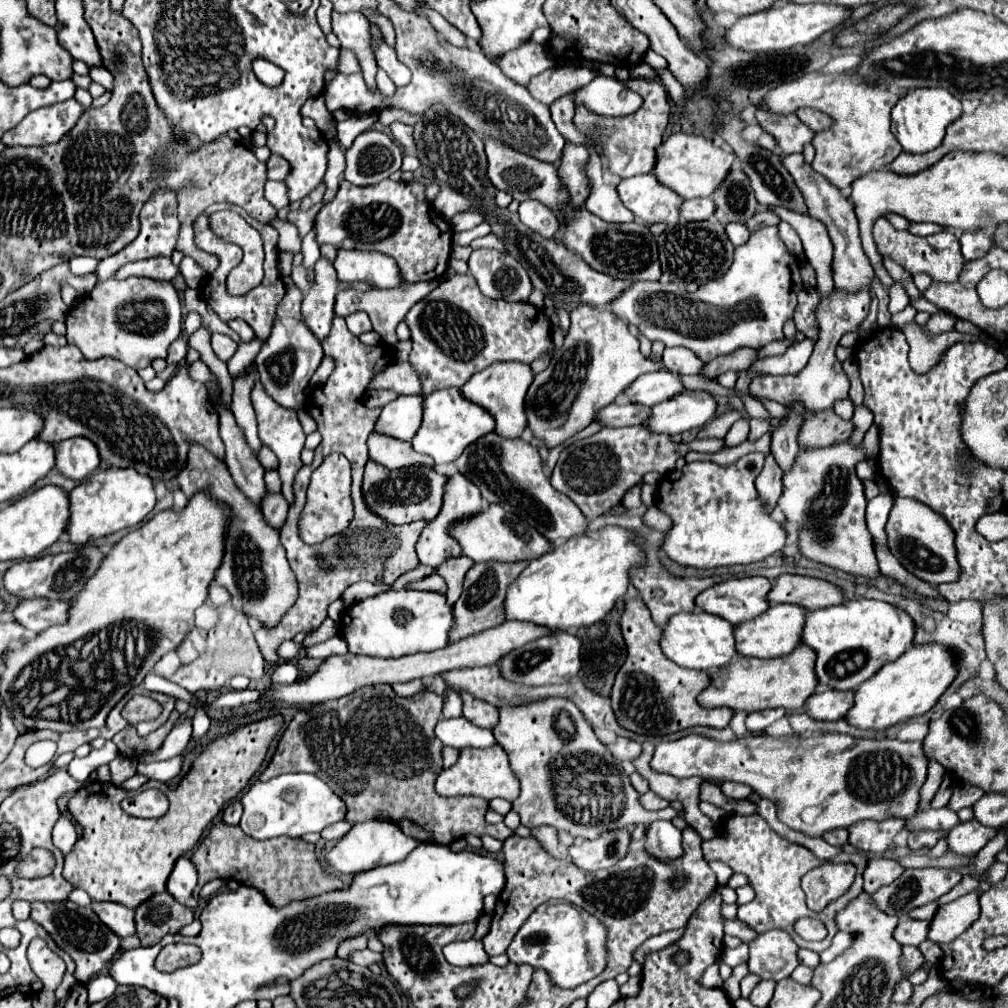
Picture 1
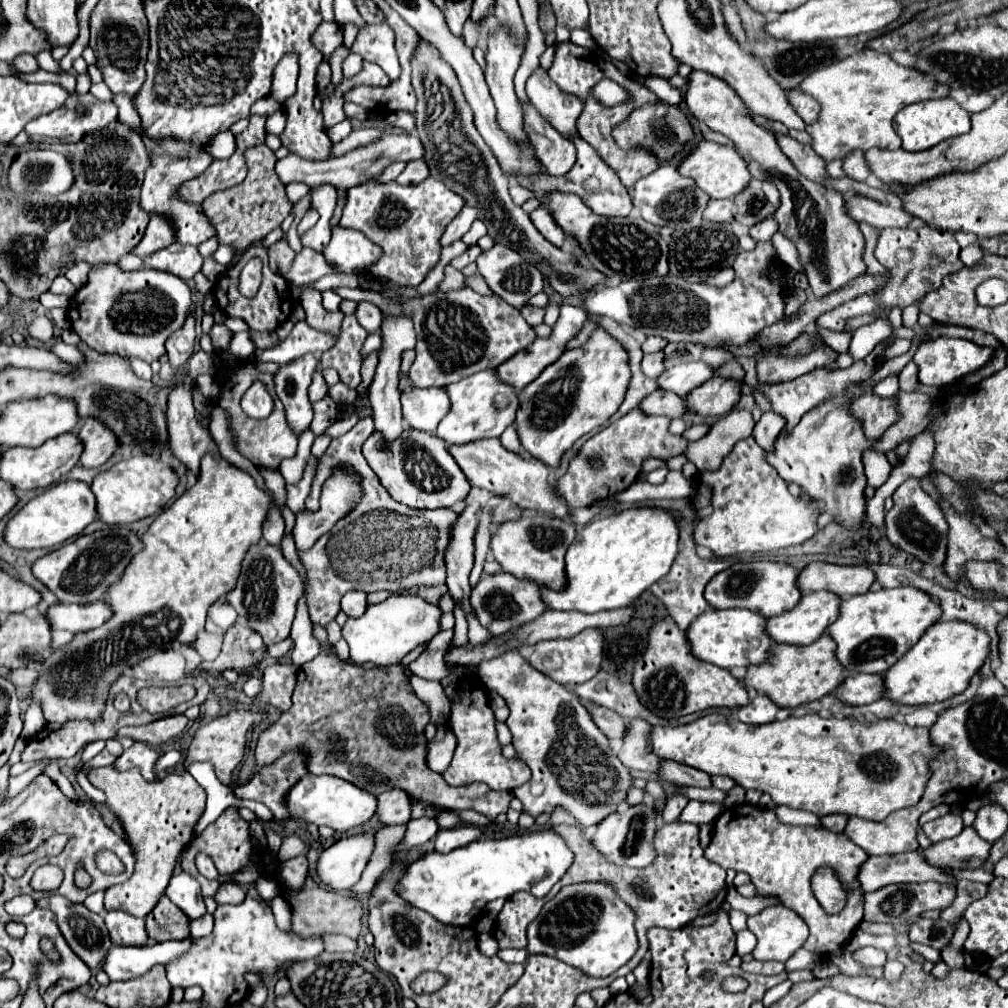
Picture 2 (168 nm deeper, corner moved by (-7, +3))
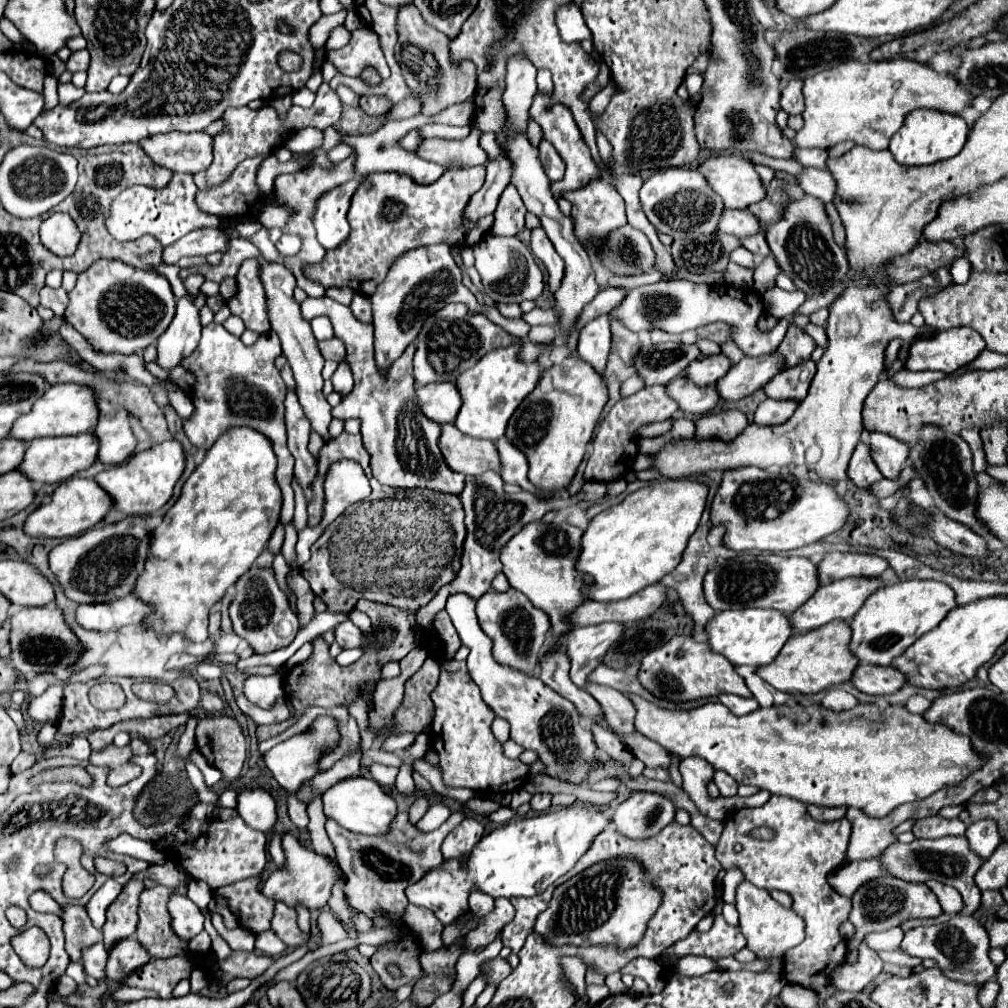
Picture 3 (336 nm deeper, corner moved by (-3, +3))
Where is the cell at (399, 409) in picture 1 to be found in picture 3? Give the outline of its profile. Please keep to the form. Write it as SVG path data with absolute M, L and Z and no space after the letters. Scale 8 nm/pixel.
M454 381L428 383L424 387L418 387L418 401L426 417L438 421L440 425L454 423L454 417L462 407L462 395Z

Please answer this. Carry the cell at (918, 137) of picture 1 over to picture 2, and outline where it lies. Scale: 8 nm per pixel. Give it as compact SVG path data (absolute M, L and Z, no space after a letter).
M942 97L942 99L918 101L918 103L906 105L904 109L900 109L896 113L894 125L896 125L896 133L902 139L902 149L906 149L906 151L924 151L924 149L930 149L930 147L934 147L936 143L940 143L944 139L964 135L970 129L970 115L952 97Z

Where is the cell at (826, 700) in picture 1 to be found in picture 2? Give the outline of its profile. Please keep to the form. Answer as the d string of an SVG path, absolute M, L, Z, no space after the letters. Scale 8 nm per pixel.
M850 675L842 681L842 685L834 691L838 701L850 707L868 705L880 699L882 693L882 677L880 675Z

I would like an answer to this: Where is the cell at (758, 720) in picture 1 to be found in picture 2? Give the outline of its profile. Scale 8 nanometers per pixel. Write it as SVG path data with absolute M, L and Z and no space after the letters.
M758 695L758 697L754 697L746 707L736 709L734 713L736 713L736 717L738 717L742 723L748 723L748 725L764 725L764 723L776 721L778 707L776 707L768 697Z

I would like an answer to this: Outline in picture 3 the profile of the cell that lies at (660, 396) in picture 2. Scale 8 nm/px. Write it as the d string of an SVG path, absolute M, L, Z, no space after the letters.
M678 377L678 381L672 381L668 385L668 393L680 403L680 409L694 415L704 415L716 409L716 405L722 401L716 387L698 387L686 377Z

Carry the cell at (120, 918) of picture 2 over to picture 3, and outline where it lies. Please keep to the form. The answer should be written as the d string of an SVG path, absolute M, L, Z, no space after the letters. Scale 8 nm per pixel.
M136 939L120 941L118 945L114 945L114 951L110 951L108 955L106 977L114 983L122 983L122 979L128 973L136 971L148 961L150 961L150 955L146 953L146 949L142 949L142 945L138 945Z

